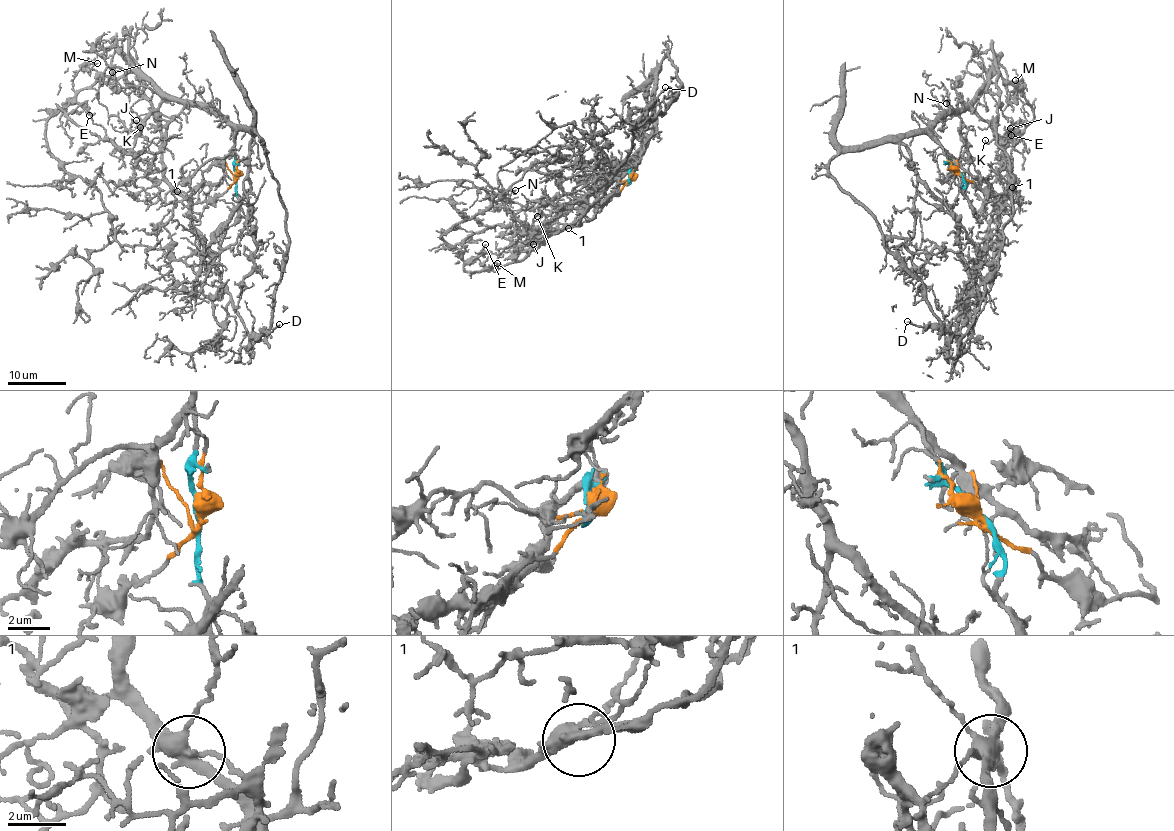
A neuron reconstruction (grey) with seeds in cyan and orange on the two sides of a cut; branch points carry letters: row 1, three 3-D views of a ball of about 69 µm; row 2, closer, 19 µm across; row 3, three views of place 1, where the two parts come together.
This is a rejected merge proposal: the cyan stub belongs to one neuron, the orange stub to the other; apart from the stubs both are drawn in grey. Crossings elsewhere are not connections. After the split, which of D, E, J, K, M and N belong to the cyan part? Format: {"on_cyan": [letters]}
{"on_cyan": ["J", "K", "N"]}

